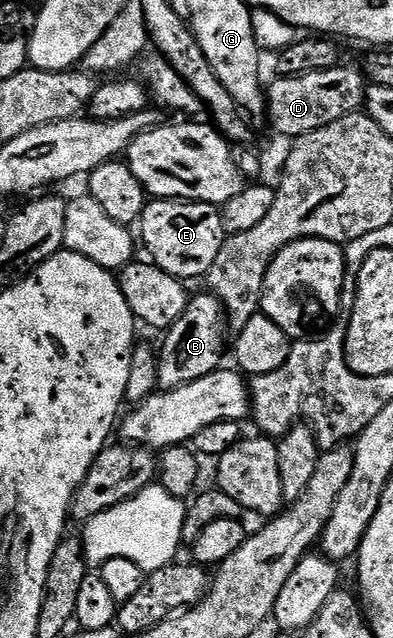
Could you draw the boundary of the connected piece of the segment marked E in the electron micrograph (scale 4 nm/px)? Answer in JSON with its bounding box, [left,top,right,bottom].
[138,200,226,280]

